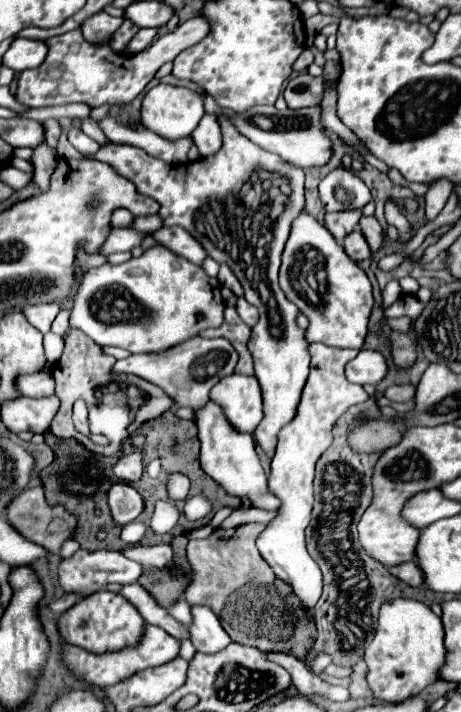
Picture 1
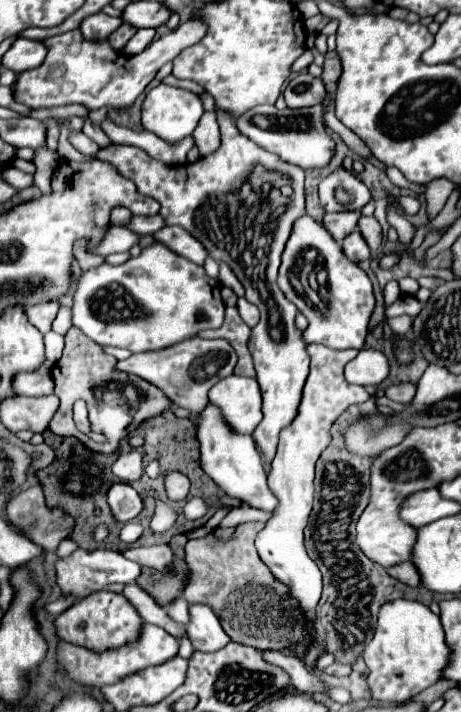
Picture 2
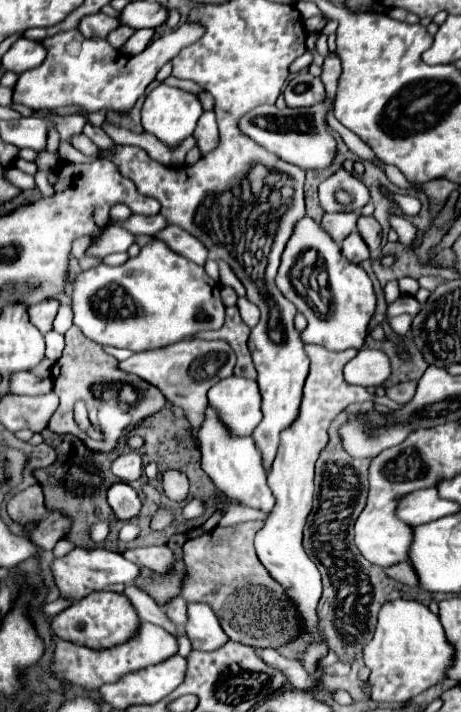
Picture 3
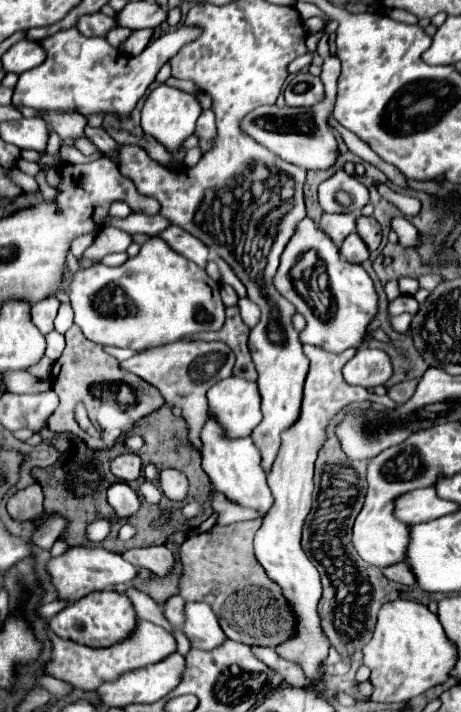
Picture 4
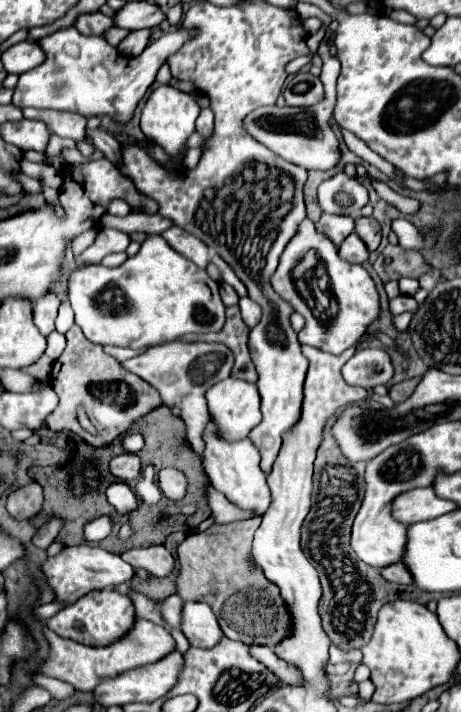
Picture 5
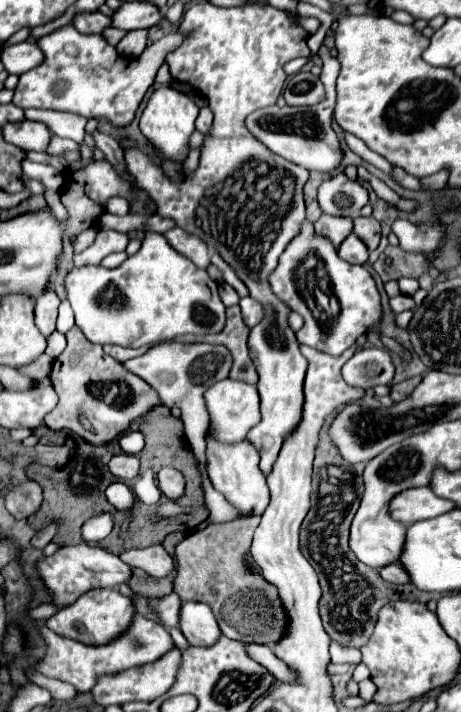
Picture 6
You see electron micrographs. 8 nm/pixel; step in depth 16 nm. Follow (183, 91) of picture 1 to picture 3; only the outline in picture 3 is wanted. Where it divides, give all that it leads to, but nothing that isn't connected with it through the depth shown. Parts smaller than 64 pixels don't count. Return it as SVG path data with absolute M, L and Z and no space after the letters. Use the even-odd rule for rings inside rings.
M160 84L146 96L146 102L142 108L142 128L144 132L154 134L168 148L176 148L184 138L188 138L194 132L200 114L202 114L202 106L194 94Z

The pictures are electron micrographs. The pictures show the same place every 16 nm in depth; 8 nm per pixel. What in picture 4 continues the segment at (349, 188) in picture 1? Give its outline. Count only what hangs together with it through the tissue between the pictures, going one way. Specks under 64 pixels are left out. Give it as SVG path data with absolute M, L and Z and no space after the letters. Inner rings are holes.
M340 170L320 184L318 200L324 212L360 216L360 210L368 204L368 190L360 180Z

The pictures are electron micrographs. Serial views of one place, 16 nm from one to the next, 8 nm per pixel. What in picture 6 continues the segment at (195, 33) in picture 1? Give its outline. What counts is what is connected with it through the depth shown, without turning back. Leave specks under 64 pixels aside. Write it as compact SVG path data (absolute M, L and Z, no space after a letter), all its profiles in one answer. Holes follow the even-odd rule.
M72 24L62 26L56 32L36 40L40 50L44 52L44 60L36 68L20 76L20 82L14 92L14 104L20 108L50 108L50 110L74 112L78 116L84 116L86 120L96 118L96 120L106 120L114 128L126 128L134 120L134 114L146 90L152 86L156 70L162 66L166 54L174 50L180 42L182 42L182 36L176 32L170 32L162 40L148 46L144 54L140 54L138 58L126 58L126 56L120 56L116 48L110 46L100 34L80 34Z

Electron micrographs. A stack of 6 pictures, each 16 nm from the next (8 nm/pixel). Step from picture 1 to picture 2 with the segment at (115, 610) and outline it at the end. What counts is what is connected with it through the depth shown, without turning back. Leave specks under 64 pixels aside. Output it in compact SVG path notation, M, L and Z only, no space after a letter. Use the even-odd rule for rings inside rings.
M108 590L92 592L90 596L74 602L68 610L64 610L54 618L54 628L58 638L90 650L110 650L136 640L140 632L140 624L142 620L136 608L130 604L130 600L122 594L108 592Z

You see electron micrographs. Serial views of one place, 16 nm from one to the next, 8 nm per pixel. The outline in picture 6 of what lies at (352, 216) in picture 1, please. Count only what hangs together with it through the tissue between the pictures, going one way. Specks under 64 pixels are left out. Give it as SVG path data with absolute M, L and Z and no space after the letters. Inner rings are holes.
M322 214L318 222L314 222L314 232L328 238L334 248L342 244L342 240L352 232L352 218L338 218L338 216L328 216Z

